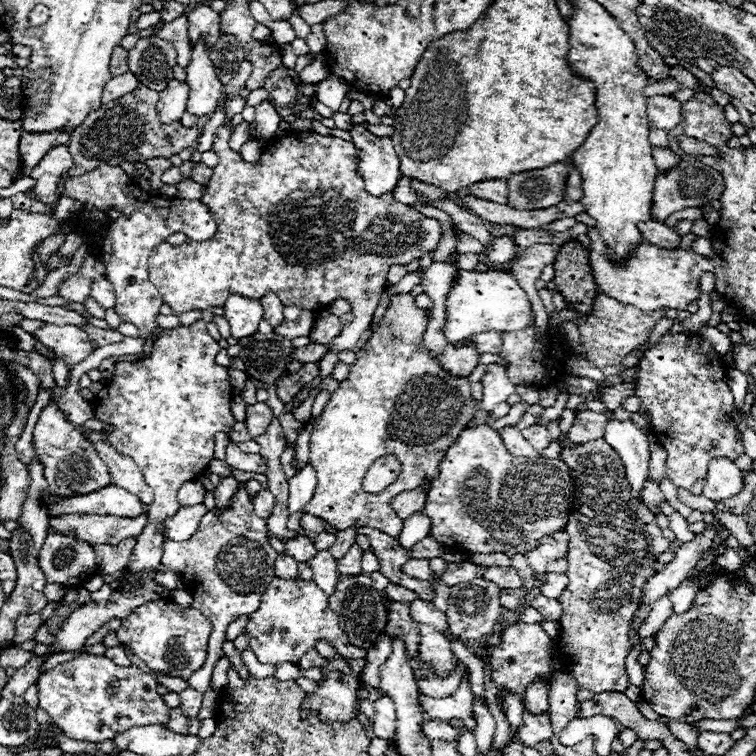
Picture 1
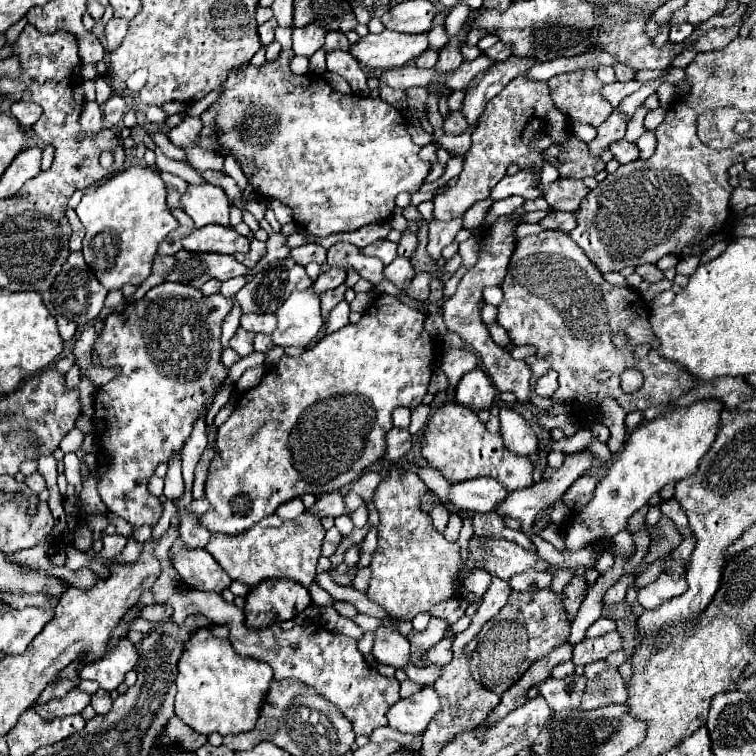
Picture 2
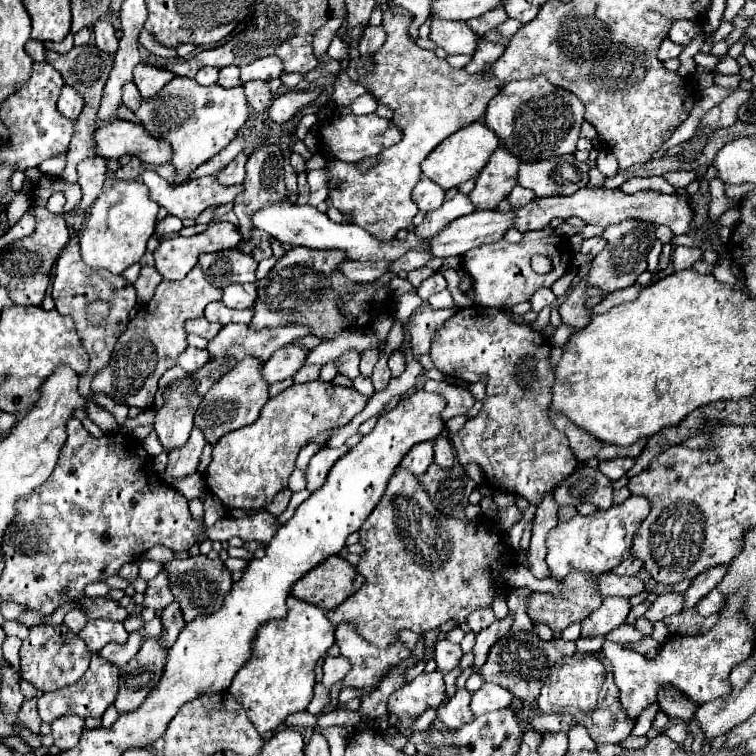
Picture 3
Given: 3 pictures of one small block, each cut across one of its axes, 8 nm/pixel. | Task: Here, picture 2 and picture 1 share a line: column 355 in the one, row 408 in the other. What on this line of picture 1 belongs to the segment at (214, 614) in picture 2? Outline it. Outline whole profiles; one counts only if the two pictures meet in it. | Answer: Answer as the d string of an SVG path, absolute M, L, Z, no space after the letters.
M666 332L658 344L642 354L634 384L634 396L640 398L640 412L652 416L654 434L668 454L666 476L676 488L690 490L698 478L706 478L712 458L736 460L744 452L742 440L726 418L734 396L726 380L724 362L702 336Z

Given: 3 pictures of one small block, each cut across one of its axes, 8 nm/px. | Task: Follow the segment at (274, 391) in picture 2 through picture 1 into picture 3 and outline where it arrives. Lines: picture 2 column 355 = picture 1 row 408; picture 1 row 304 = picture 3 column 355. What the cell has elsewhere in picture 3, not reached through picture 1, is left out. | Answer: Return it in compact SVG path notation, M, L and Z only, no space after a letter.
M314 380L292 384L264 404L254 424L234 430L216 442L212 462L206 470L208 490L218 496L226 508L266 508L268 502L288 486L298 452L310 442L324 446L338 428L346 426L364 410L368 400L370 396L360 394L356 388L334 386L332 382Z

